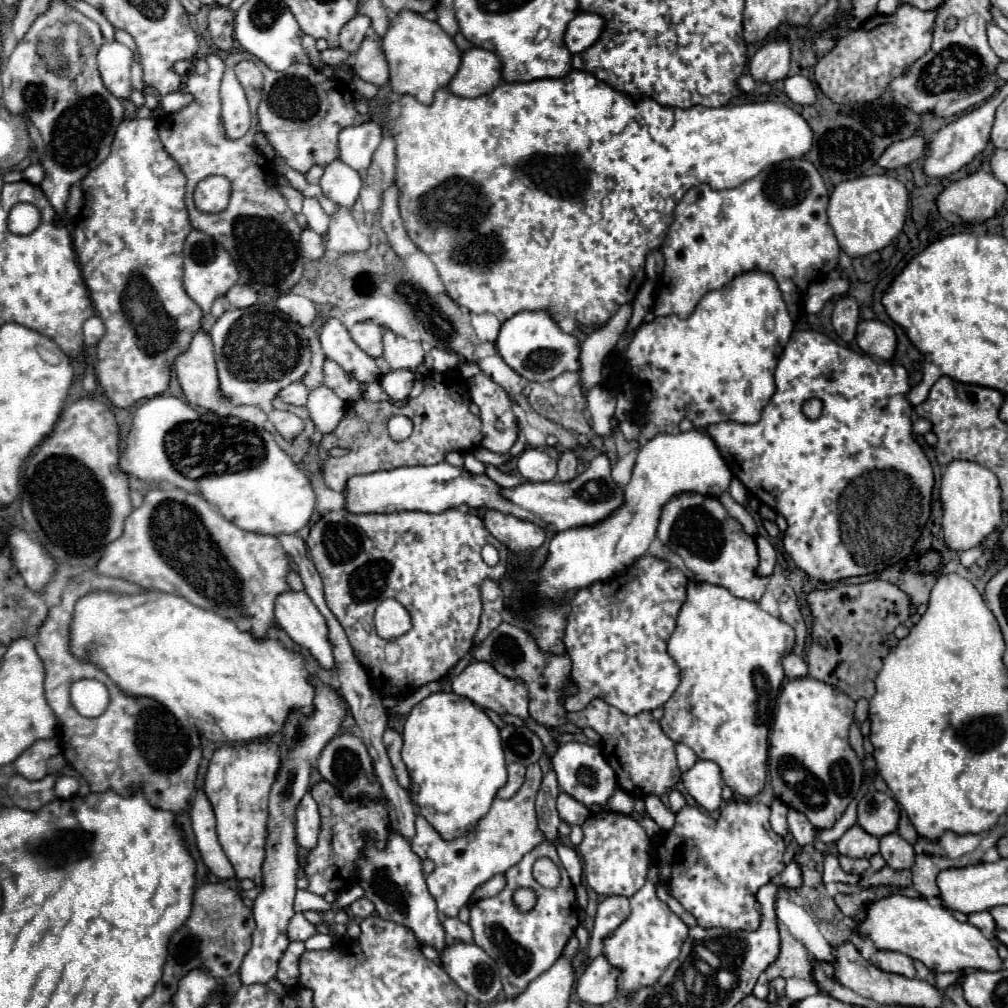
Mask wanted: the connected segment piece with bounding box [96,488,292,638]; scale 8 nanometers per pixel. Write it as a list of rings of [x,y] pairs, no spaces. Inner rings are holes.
[[[182,488],[148,490],[144,504],[126,518],[124,534],[106,546],[106,552],[102,552],[96,564],[98,574],[124,578],[148,590],[178,594],[200,608],[232,618],[240,630],[252,632],[258,638],[264,638],[266,630],[274,624],[276,596],[290,590],[286,582],[286,572],[290,568],[292,566],[288,556],[284,554],[276,536],[262,536],[240,530],[238,526],[230,524],[230,520],[226,520],[218,508],[214,508],[214,504],[198,494],[184,492]]]

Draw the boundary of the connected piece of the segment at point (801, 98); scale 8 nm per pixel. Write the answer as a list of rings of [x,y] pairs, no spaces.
[[[804,76],[786,78],[784,88],[786,88],[788,98],[790,98],[794,104],[814,104],[814,102],[816,102],[814,88],[812,88],[810,80],[806,80]]]

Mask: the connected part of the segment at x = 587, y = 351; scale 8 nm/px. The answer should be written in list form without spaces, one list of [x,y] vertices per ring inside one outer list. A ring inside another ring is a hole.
[[[624,304],[604,328],[594,330],[586,336],[586,340],[580,344],[580,382],[582,382],[582,394],[588,394],[594,386],[600,384],[600,370],[604,364],[604,358],[614,350],[620,334],[626,330],[628,320],[632,314],[632,306]]]

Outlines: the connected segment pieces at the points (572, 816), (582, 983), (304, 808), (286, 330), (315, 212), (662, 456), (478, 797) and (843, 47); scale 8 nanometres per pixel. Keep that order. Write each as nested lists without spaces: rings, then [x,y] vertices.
[[[562,792],[558,796],[558,814],[560,814],[560,820],[564,820],[566,824],[574,826],[574,824],[584,824],[584,820],[590,814],[590,810],[584,804],[580,804],[578,800],[574,800],[572,796]]]
[[[598,956],[590,962],[584,974],[576,980],[576,996],[584,1004],[600,1006],[618,996],[616,992],[618,970],[608,964],[604,956]]]
[[[306,794],[298,804],[298,812],[294,816],[294,828],[296,828],[298,846],[312,850],[320,832],[320,814],[310,794]]]
[[[250,306],[250,308],[230,308],[226,310],[216,324],[210,330],[212,342],[214,342],[214,354],[216,354],[216,364],[218,364],[218,382],[220,382],[220,392],[222,396],[230,398],[232,404],[252,404],[260,406],[268,416],[272,416],[272,422],[276,424],[278,432],[286,438],[292,440],[300,430],[302,430],[302,420],[294,416],[294,426],[292,426],[292,414],[288,412],[278,412],[272,408],[274,394],[282,390],[284,386],[298,382],[308,364],[310,364],[310,350],[308,350],[308,340],[300,328],[298,322],[292,322],[284,312],[276,308],[266,308],[266,306]]]
[[[304,198],[304,206],[302,206],[302,214],[308,220],[308,226],[312,230],[316,230],[318,234],[326,234],[328,230],[328,220],[326,220],[326,212],[322,208],[310,208],[310,198]]]
[[[690,430],[654,436],[638,450],[632,478],[624,488],[622,508],[612,512],[606,520],[602,520],[602,524],[592,524],[590,528],[570,528],[552,538],[548,560],[540,568],[536,594],[550,600],[562,600],[570,590],[616,576],[648,552],[652,540],[656,538],[658,516],[666,506],[666,500],[672,500],[682,492],[719,497],[728,490],[730,480],[732,472],[726,468],[722,454],[706,432],[700,434],[698,430]]]
[[[452,690],[430,694],[406,716],[402,760],[418,784],[412,800],[418,814],[446,840],[466,834],[490,810],[498,788],[506,784],[506,760],[498,732],[480,706]]]
[[[902,4],[894,14],[872,14],[856,30],[844,36],[834,52],[822,56],[814,68],[816,82],[824,96],[840,104],[864,104],[878,98],[890,80],[900,76],[914,60],[924,56],[932,44],[936,10],[922,12],[912,4]]]

